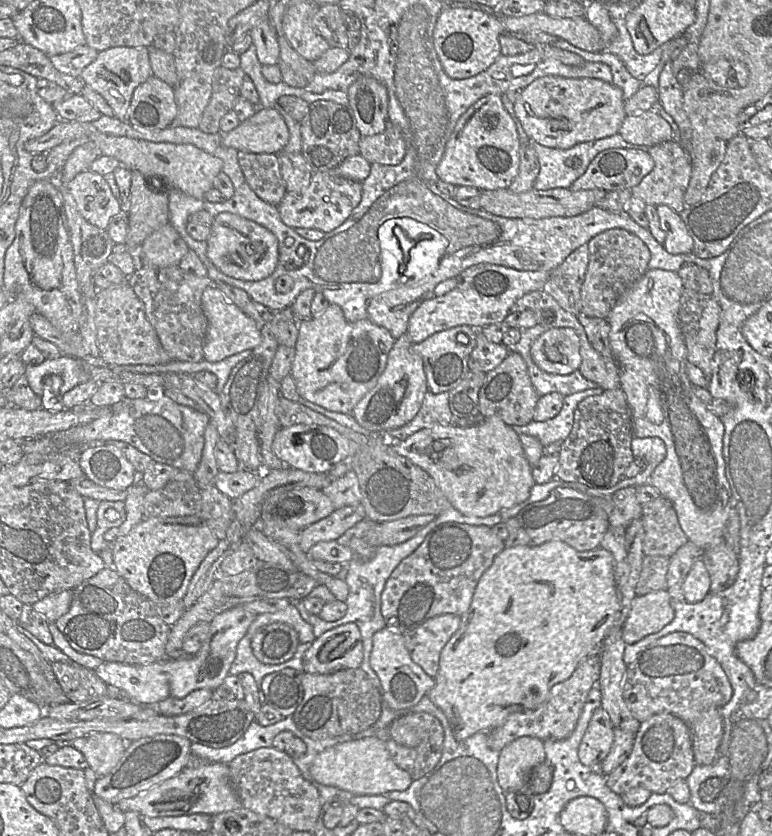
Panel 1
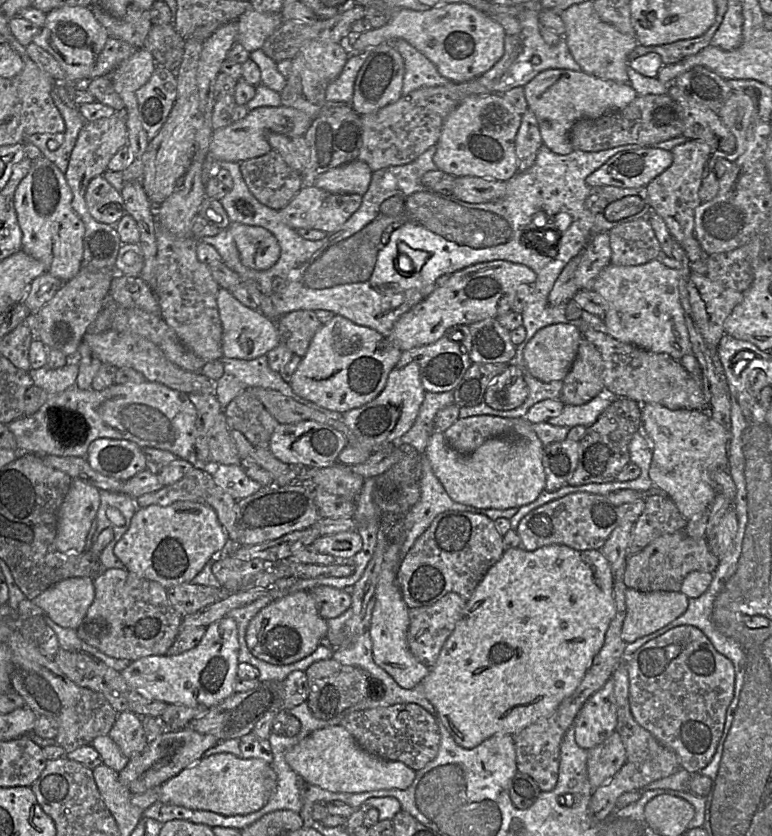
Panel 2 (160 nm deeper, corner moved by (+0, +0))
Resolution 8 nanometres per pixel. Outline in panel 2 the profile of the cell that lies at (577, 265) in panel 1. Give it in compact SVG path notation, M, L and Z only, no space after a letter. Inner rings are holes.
M608 232L592 235L578 255L580 261L575 271L575 283L579 290L594 290L597 276L610 264L611 247Z

